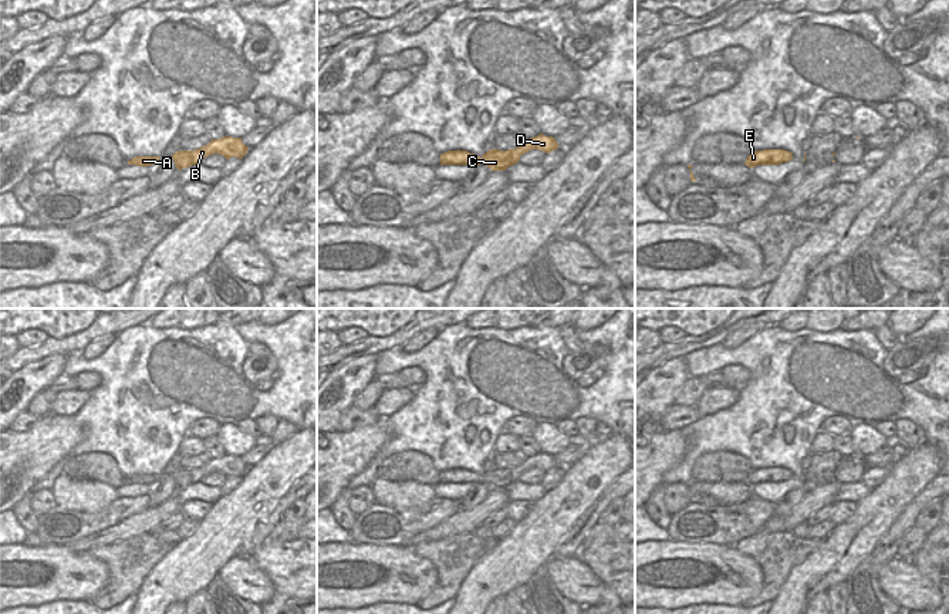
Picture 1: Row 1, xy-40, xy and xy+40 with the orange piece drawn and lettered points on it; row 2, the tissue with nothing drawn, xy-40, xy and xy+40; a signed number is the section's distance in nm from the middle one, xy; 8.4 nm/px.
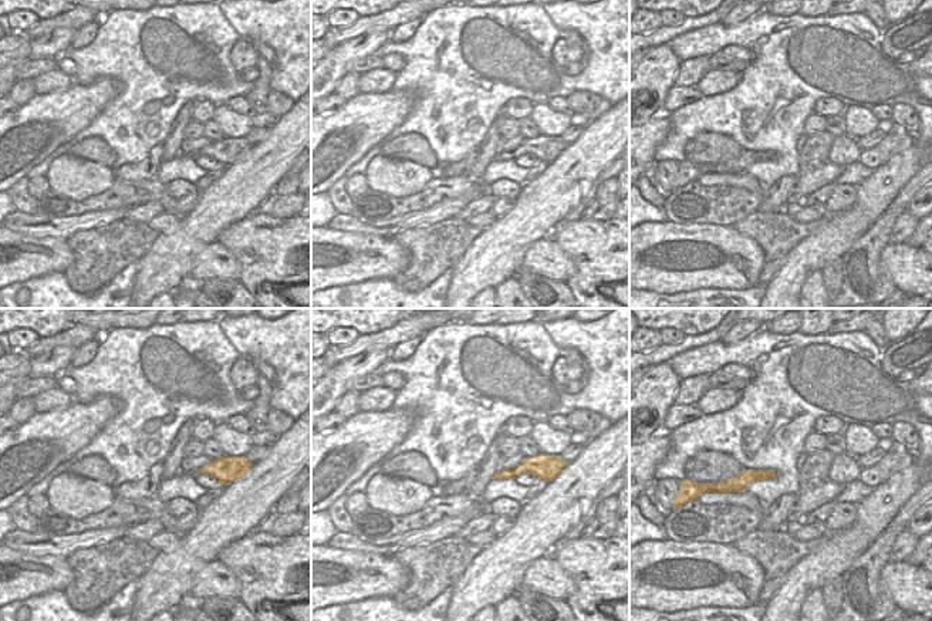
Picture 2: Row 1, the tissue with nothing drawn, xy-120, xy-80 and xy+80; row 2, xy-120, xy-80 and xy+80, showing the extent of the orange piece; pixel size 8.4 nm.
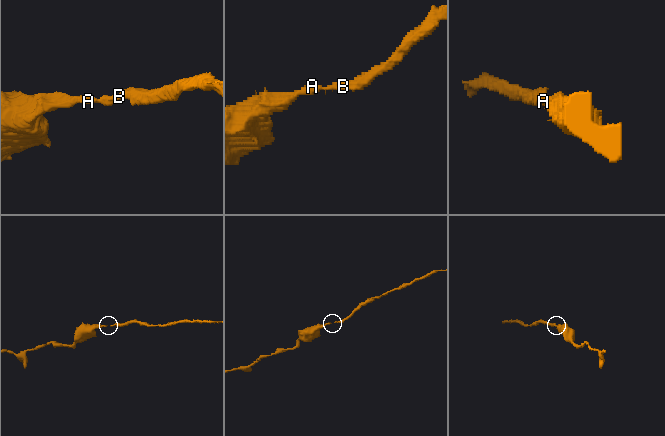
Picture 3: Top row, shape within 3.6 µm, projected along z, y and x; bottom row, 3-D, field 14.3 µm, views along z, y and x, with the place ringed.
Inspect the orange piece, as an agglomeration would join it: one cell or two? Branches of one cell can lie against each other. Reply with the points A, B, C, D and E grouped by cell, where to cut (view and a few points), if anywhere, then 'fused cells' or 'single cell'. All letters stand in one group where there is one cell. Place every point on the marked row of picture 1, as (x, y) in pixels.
groups A B C D E; cut none; single cell

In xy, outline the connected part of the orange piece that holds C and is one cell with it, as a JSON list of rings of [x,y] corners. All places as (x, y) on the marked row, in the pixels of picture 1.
[[[543,134],[527,139],[516,149],[499,151],[490,149],[483,156],[477,156],[467,151],[448,151],[440,154],[440,165],[486,165],[492,171],[506,171],[509,166],[519,162],[520,156],[531,149],[538,149],[546,154],[558,148],[558,144],[553,136]]]

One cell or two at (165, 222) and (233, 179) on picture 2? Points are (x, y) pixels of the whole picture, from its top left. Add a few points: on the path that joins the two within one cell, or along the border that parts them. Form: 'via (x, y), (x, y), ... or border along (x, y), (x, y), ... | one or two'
border along (181, 216), (181, 223), (172, 232), (159, 235) | two

